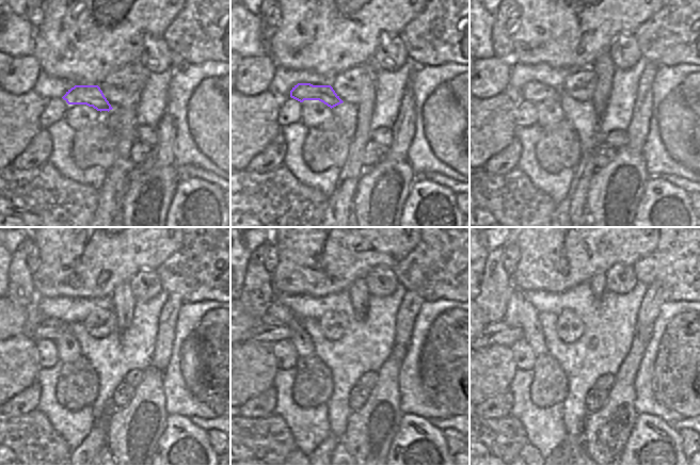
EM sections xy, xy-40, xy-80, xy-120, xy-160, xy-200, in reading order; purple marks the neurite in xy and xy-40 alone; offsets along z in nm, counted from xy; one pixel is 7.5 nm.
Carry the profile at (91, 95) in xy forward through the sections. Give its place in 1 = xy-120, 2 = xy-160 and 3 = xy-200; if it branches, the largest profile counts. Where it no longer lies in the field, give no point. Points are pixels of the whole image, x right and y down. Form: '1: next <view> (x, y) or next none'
1: next xy-120 (52, 330)
2: next xy-160 (270, 333)
3: next xy-200 (498, 334)

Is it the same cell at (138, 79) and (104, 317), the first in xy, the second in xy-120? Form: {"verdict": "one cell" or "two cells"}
{"verdict": "one cell"}

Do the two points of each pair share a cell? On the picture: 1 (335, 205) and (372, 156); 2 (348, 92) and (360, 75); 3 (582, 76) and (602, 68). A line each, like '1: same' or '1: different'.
1: different
2: same
3: different

